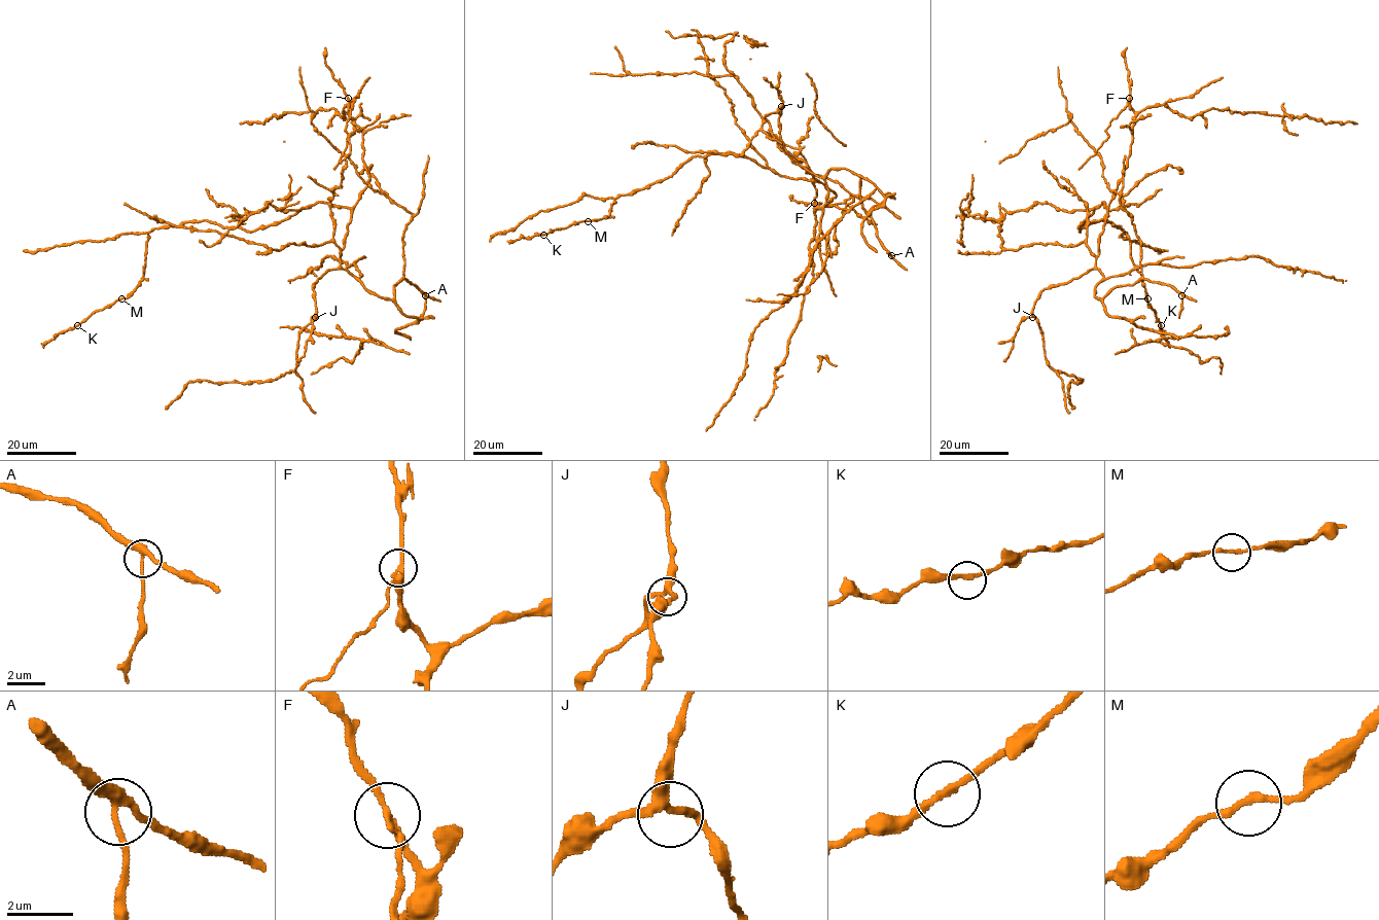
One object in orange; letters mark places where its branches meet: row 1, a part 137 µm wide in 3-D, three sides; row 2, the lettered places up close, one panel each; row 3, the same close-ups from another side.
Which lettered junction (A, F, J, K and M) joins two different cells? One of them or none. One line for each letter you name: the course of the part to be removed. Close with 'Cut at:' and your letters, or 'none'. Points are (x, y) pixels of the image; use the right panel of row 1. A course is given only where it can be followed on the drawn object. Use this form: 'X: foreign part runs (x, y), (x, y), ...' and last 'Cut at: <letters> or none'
F: foreign part runs (1129, 98), (1127, 105), (1110, 121), (1106, 130), (1108, 138), (1079, 169)
Cut at: F

